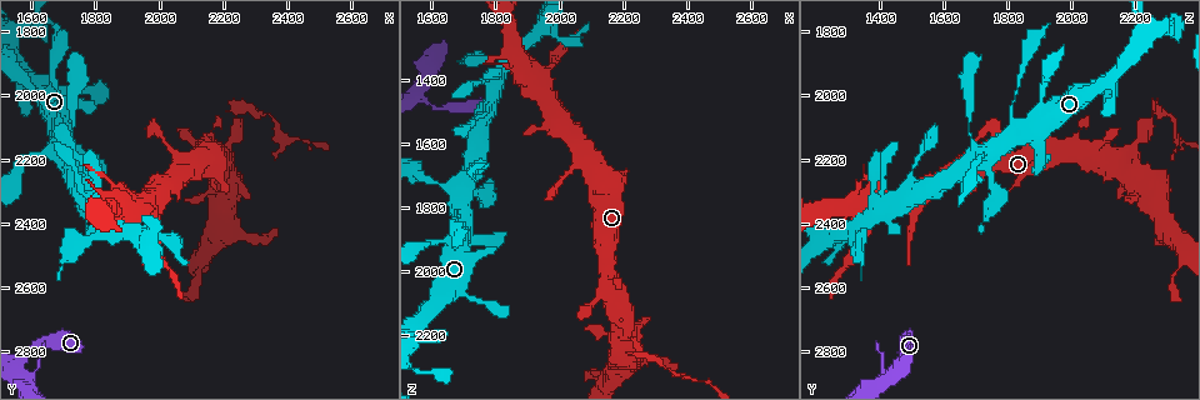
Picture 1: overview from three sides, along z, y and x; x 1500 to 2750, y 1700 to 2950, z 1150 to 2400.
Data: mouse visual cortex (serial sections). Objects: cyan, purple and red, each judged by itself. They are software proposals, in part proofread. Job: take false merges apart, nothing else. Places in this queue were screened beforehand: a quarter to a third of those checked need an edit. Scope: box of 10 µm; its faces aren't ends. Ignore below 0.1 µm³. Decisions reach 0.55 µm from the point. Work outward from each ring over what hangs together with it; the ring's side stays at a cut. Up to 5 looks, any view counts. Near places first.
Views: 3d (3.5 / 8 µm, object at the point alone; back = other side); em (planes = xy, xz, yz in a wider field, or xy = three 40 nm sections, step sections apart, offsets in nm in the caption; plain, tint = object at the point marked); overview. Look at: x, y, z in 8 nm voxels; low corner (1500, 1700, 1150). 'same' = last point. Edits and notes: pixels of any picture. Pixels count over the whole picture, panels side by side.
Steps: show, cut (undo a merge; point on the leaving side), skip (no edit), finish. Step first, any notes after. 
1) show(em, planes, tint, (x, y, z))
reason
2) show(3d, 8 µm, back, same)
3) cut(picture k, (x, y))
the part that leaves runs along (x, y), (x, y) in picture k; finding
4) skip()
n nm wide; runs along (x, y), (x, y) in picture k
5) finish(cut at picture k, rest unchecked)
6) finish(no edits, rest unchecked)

show(3d, 3.5 µm, (1580, 2800, 1470))
thin neck

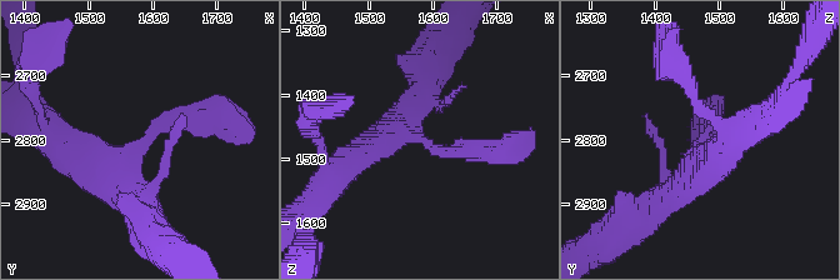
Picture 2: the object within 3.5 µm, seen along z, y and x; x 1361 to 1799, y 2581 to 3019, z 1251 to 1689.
show(em, planes, tint, (1585, 2800, 1475))

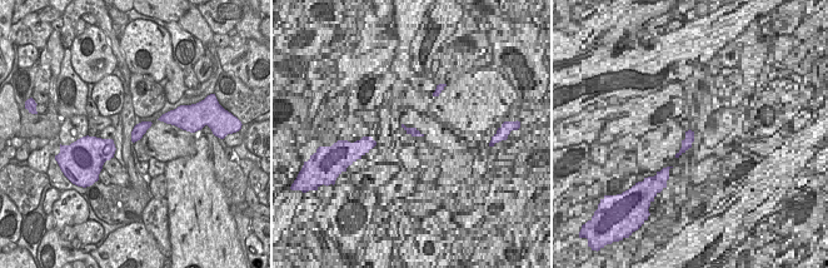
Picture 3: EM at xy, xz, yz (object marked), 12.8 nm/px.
skip()
all the same cell

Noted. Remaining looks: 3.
show(3d, 3.5 µm, (2250, 2050, 2260))

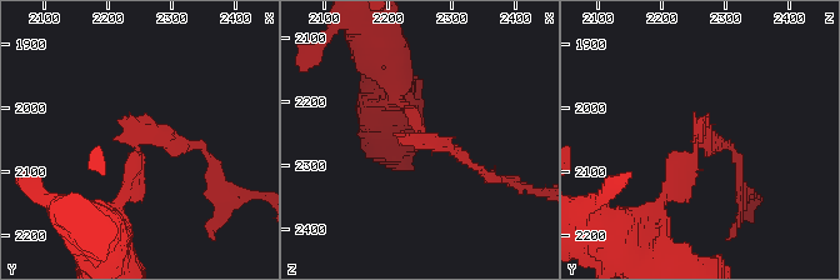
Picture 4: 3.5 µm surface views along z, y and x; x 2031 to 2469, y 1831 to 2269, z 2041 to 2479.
show(em, xy, step 2, tint, (2250, 2050, 2260))
arms of 150, 150 nm; shape alone is not enough

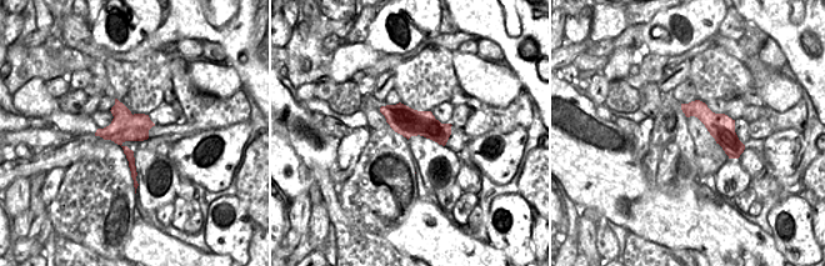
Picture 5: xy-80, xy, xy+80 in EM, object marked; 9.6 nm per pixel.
skip()
runs along (684, 106), (699, 109), (736, 154) in picture 5; one cell here

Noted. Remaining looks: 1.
finish(no edits, rest unchecked)

